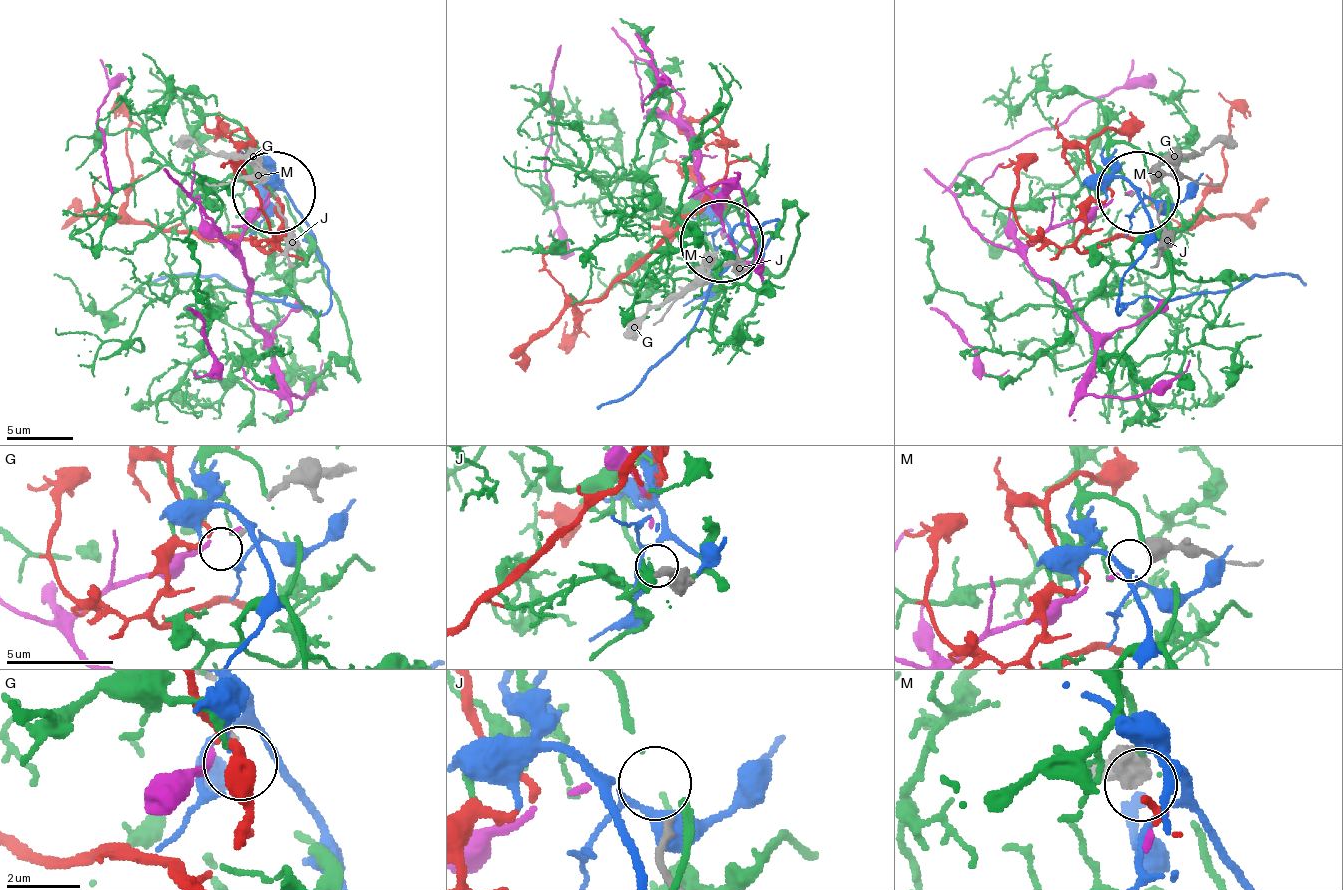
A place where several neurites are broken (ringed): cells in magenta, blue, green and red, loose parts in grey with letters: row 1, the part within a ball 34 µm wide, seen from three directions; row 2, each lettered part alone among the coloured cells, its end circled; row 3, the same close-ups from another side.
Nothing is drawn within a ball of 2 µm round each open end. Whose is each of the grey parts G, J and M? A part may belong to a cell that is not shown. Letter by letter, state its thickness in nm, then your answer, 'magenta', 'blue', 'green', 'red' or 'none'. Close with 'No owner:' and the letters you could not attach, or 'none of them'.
G: calibre 160 nm; red
J: calibre 190 nm; none
M: calibre 650 nm; magenta
No owner: J

